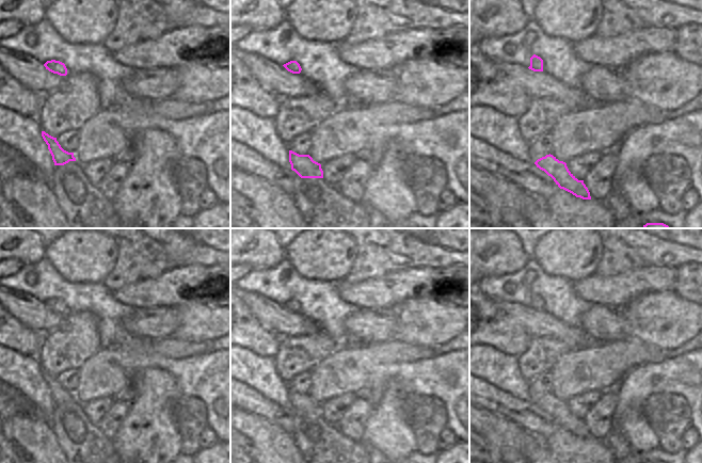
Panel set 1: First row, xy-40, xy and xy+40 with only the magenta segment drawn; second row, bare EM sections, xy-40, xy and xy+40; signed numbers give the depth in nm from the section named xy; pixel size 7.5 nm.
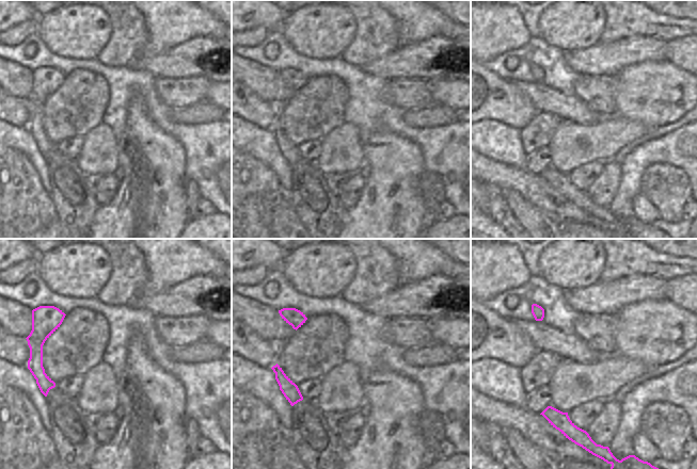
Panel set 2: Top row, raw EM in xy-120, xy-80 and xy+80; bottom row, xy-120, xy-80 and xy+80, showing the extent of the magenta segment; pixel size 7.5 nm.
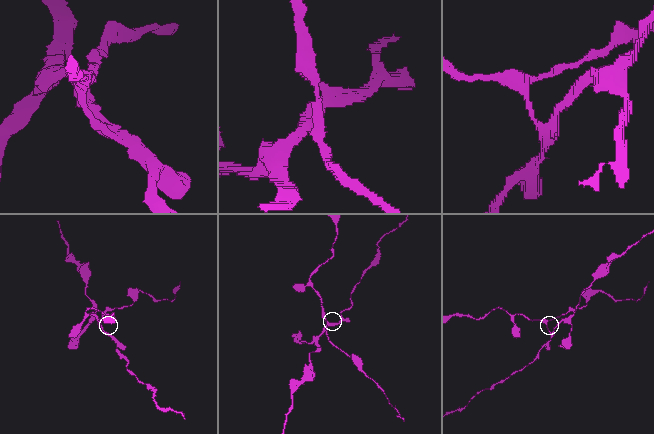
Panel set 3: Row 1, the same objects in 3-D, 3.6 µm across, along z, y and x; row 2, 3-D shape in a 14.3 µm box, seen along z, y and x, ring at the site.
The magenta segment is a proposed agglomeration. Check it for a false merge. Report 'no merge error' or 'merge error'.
merge error

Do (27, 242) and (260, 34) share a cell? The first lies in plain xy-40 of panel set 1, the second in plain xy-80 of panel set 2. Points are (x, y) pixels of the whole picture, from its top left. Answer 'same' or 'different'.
different

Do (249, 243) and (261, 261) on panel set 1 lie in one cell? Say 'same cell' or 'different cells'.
same cell

